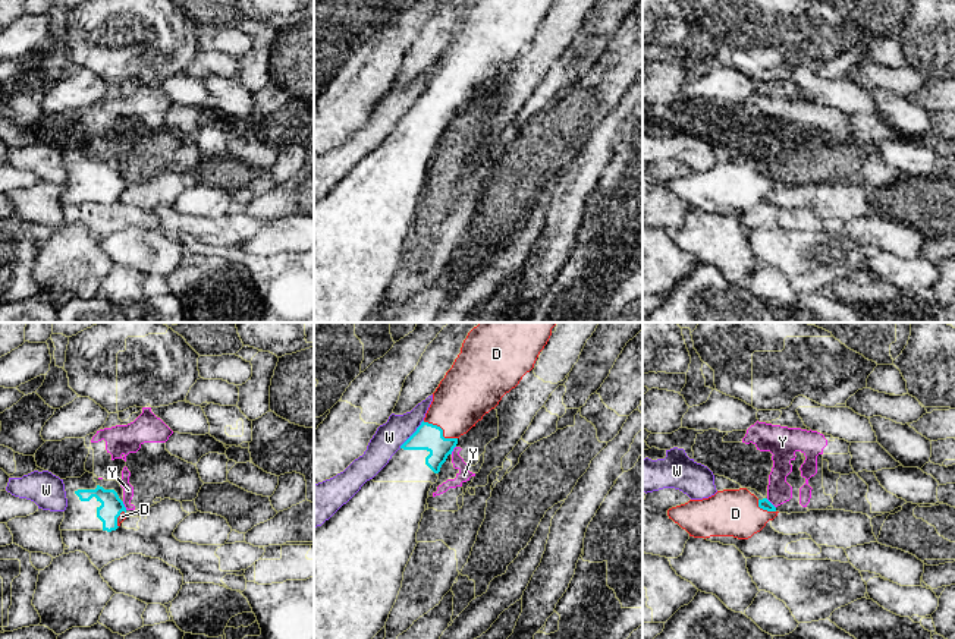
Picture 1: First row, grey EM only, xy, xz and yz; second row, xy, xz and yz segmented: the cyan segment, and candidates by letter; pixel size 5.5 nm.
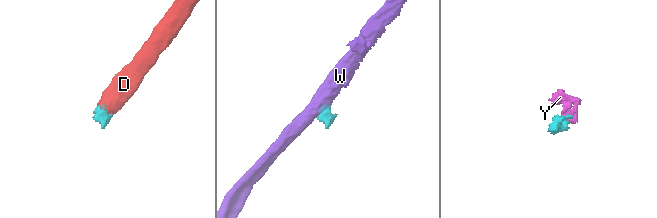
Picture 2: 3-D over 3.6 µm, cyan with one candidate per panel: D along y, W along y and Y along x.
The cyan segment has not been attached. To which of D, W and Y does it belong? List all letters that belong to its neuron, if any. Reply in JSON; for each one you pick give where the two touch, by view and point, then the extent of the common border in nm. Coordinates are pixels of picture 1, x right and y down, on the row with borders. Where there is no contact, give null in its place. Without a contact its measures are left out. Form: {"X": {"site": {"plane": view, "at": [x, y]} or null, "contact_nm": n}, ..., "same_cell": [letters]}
{"D": {"site": {"plane": "xz", "at": [442, 430]}, "contact_nm": 220}, "same_cell": ["D"]}

